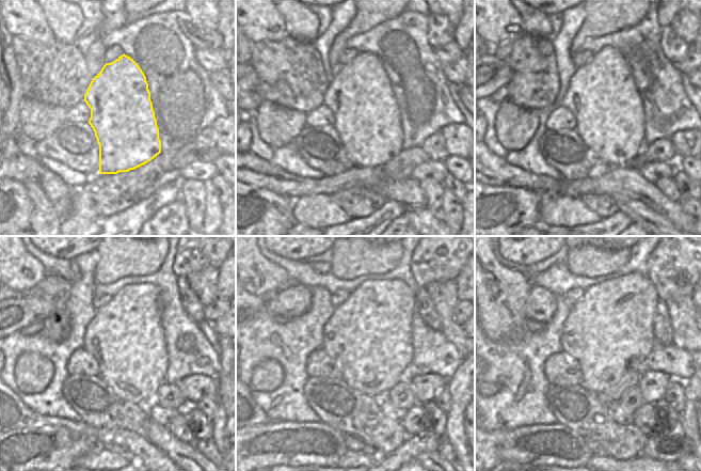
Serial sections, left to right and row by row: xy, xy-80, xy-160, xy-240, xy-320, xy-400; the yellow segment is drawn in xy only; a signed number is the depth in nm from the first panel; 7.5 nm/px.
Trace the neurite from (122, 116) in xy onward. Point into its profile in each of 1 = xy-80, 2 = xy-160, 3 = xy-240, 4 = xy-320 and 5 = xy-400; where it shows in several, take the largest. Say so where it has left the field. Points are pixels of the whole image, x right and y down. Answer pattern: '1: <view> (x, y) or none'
1: xy-80 (366, 114)
2: xy-160 (602, 96)
3: xy-240 (126, 338)
4: xy-320 (369, 336)
5: xy-400 (612, 323)

